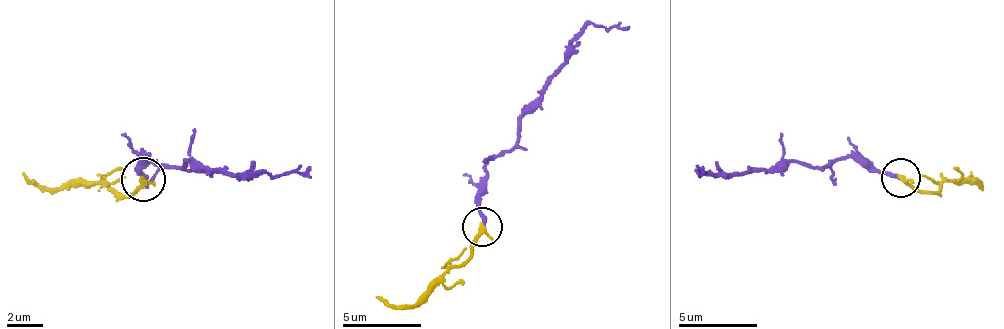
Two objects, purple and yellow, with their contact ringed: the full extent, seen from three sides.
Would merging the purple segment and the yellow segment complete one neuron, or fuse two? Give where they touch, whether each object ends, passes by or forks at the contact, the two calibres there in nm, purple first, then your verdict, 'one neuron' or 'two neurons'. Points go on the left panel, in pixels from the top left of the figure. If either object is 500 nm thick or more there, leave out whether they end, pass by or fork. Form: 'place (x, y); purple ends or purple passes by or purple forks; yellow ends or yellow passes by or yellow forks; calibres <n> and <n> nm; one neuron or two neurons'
place (143, 179); purple ends; yellow ends; calibres 240 and 320 nm; one neuron

